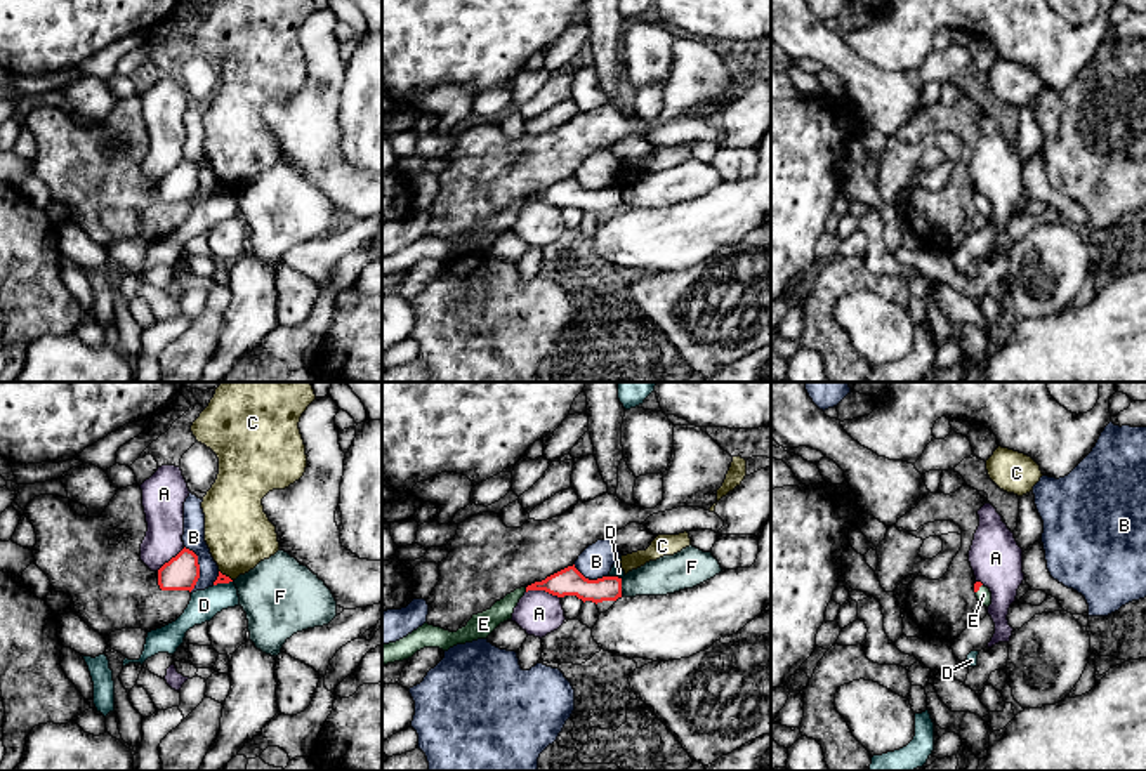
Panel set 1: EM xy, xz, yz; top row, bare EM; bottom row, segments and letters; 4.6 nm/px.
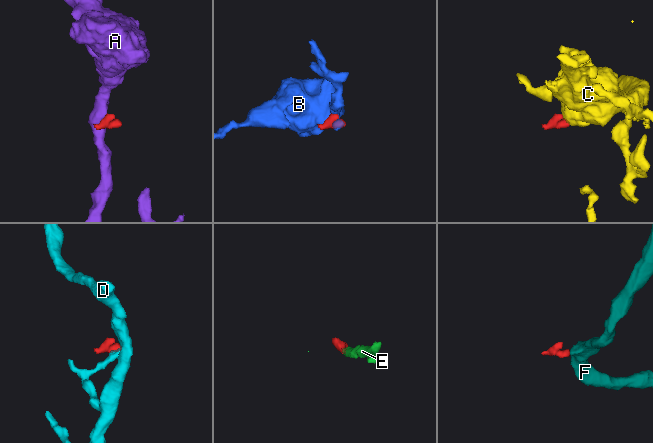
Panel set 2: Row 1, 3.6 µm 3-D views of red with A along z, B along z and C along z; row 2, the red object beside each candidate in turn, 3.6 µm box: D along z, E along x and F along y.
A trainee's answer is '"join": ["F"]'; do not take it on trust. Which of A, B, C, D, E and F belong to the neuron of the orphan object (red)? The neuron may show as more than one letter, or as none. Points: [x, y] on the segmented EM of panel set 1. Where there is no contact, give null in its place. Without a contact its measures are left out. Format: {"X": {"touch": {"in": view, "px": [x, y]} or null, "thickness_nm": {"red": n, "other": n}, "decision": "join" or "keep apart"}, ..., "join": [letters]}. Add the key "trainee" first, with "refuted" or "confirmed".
{"trainee": "refuted", "A": {"touch": {"in": "xz", "px": [544, 589]}, "thickness_nm": {"red": 130, "other": 200}, "decision": "keep apart"}, "B": {"touch": {"in": "xy", "px": [198, 568]}, "thickness_nm": {"red": 160, "other": 100}, "decision": "keep apart"}, "C": {"touch": {"in": "xy", "px": [224, 575]}, "thickness_nm": {"red": 50, "other": 300}, "decision": "keep apart"}, "D": {"touch": {"in": "xz", "px": [615, 577]}, "thickness_nm": {"red": 130, "other": 50}, "decision": "keep apart"}, "E": {"touch": {"in": "xz", "px": [526, 589]}, "thickness_nm": {"red": 130, "other": 100}, "decision": "join"}, "F": {"touch": {"in": "xz", "px": [620, 586]}, "thickness_nm": {"red": 130, "other": 180}, "decision": "keep apart"}, "join": ["E"]}

